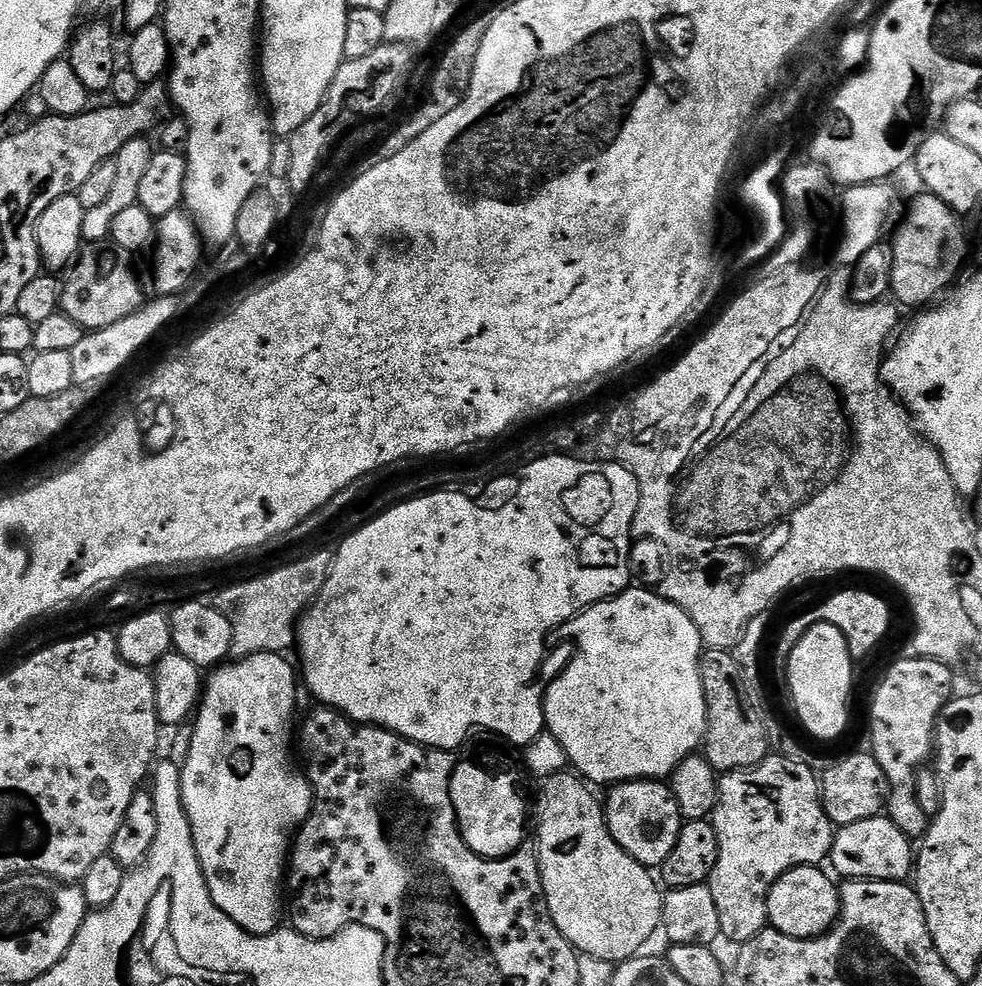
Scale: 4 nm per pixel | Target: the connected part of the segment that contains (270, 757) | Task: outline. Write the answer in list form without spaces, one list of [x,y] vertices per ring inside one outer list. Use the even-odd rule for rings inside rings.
[[[263,652],[253,656],[242,656],[225,662],[207,677],[202,688],[202,699],[195,713],[196,729],[192,732],[192,741],[188,744],[188,757],[182,760],[180,777],[182,778],[182,798],[184,809],[190,818],[192,827],[192,841],[196,847],[196,853],[200,859],[200,865],[204,871],[204,877],[208,883],[210,894],[214,902],[224,913],[231,918],[238,926],[254,936],[265,936],[277,931],[281,927],[280,921],[280,895],[286,892],[286,869],[290,864],[290,849],[294,844],[294,837],[299,832],[304,821],[312,812],[312,786],[308,783],[308,777],[303,771],[296,769],[292,761],[292,744],[294,748],[294,724],[292,728],[292,716],[297,715],[295,698],[298,687],[298,672],[295,667],[284,661],[285,657],[278,652]]]

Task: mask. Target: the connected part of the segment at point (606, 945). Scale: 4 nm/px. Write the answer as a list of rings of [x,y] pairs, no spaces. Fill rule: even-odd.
[[[565,770],[563,772],[559,772],[558,774],[554,774],[550,779],[543,781],[542,788],[544,788],[544,793],[540,796],[540,816],[538,812],[538,823],[535,825],[534,831],[536,834],[536,839],[538,841],[538,851],[540,853],[540,877],[542,878],[542,882],[544,883],[544,897],[546,898],[546,902],[548,903],[548,909],[550,910],[550,914],[554,918],[554,926],[558,926],[558,930],[562,930],[562,934],[565,938],[570,941],[573,946],[576,947],[577,953],[580,954],[594,954],[594,958],[602,958],[603,960],[610,960],[613,962],[623,962],[626,960],[631,960],[633,956],[641,955],[645,951],[644,943],[647,942],[648,939],[651,938],[655,932],[658,932],[658,929],[661,927],[662,924],[662,910],[664,909],[664,898],[662,895],[662,888],[661,885],[658,883],[656,885],[656,880],[651,871],[645,868],[644,865],[638,863],[638,861],[630,855],[626,850],[622,850],[622,846],[618,846],[618,842],[614,842],[614,838],[610,834],[610,830],[608,829],[608,818],[606,815],[606,808],[605,805],[602,803],[601,797],[600,800],[598,797],[595,796],[593,789],[589,787],[587,783],[575,771],[572,770]]]

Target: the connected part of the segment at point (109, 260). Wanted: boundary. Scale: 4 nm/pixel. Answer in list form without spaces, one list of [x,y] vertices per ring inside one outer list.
[[[97,238],[81,247],[79,256],[67,269],[60,289],[62,311],[86,330],[114,326],[145,303],[146,295],[140,289],[140,280],[132,269],[133,253],[122,250],[110,238]]]

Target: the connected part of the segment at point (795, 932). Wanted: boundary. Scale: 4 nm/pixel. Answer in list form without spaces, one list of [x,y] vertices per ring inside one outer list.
[[[807,864],[790,869],[778,878],[778,882],[774,882],[768,895],[768,922],[771,927],[782,934],[790,934],[790,938],[807,940],[827,933],[840,917],[840,890],[837,881],[824,870],[823,867]]]

